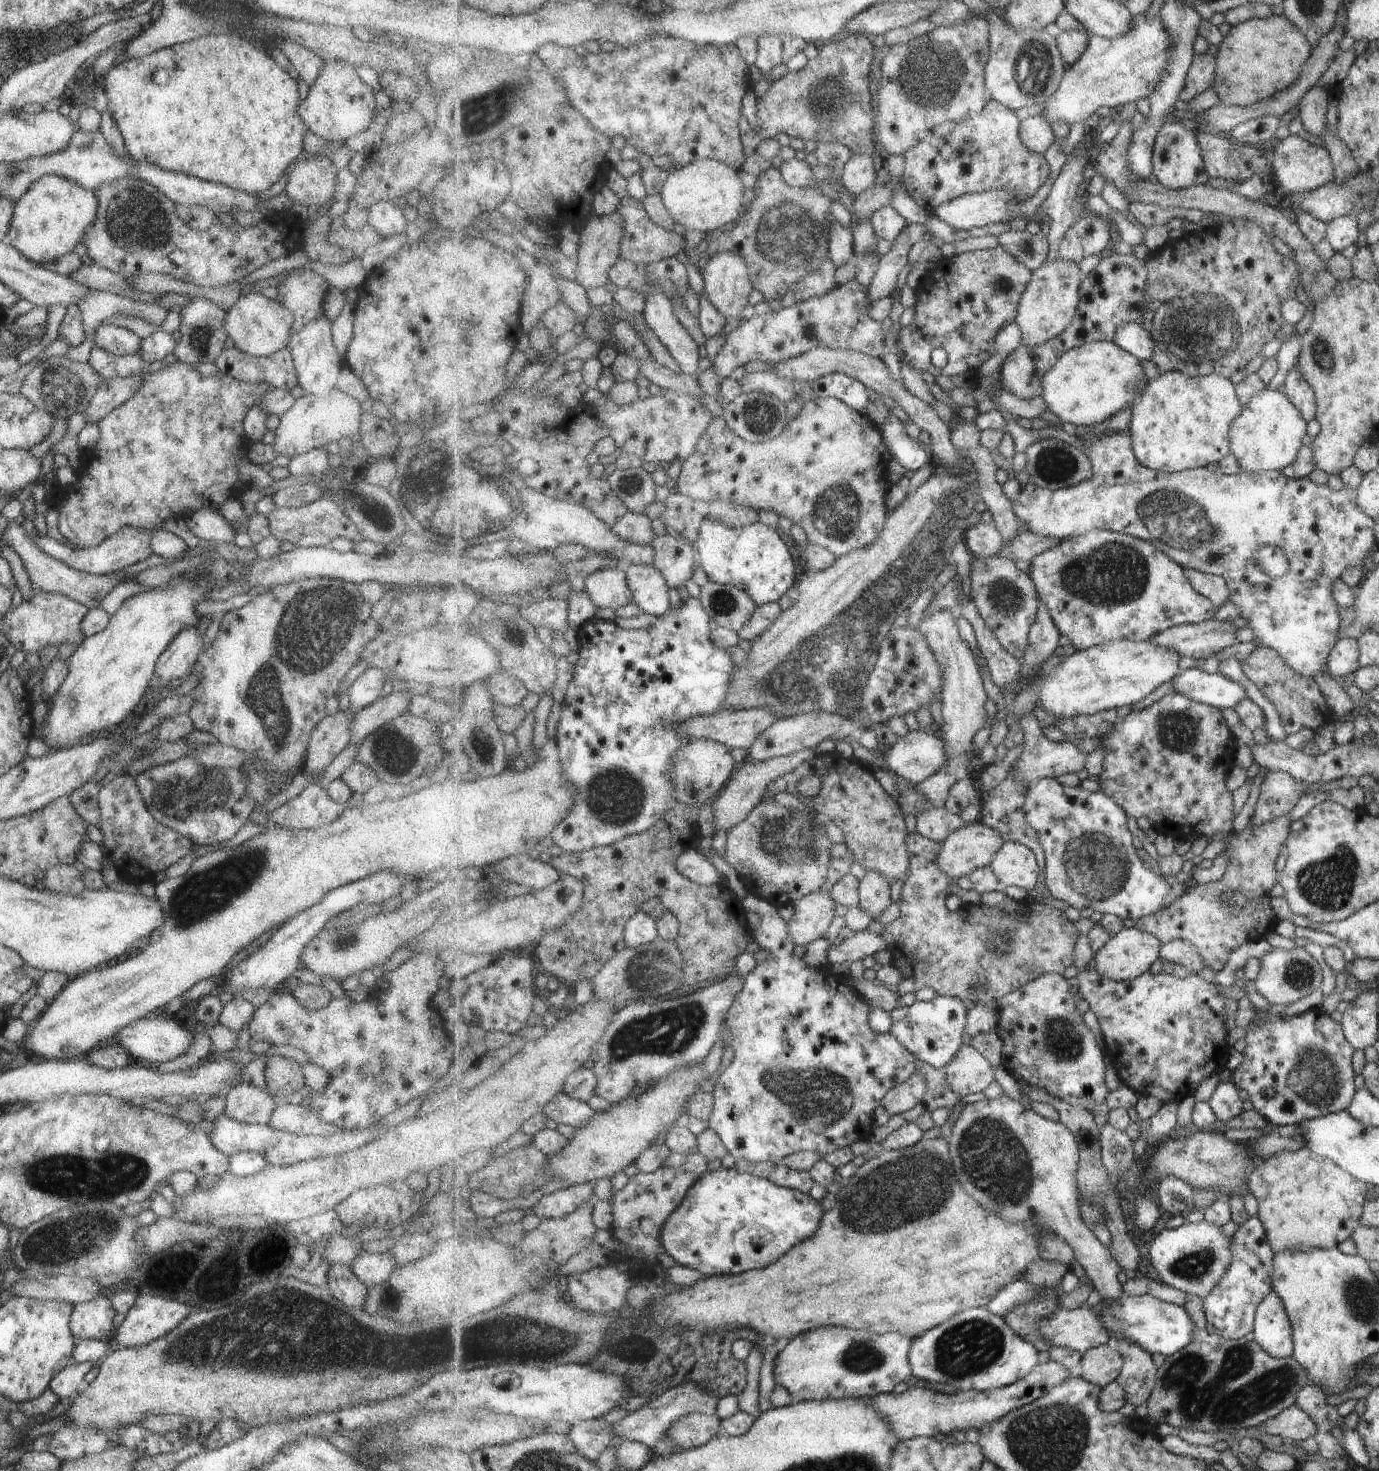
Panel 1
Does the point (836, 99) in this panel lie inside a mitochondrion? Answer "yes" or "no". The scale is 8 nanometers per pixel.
yes

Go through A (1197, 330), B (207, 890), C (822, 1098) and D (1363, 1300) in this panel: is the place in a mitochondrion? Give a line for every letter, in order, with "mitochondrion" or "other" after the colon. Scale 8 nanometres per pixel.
A: mitochondrion
B: mitochondrion
C: mitochondrion
D: mitochondrion

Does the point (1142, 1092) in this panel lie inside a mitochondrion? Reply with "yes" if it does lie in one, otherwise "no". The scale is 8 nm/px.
no

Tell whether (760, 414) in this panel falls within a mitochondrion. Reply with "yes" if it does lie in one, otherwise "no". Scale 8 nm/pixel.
yes

